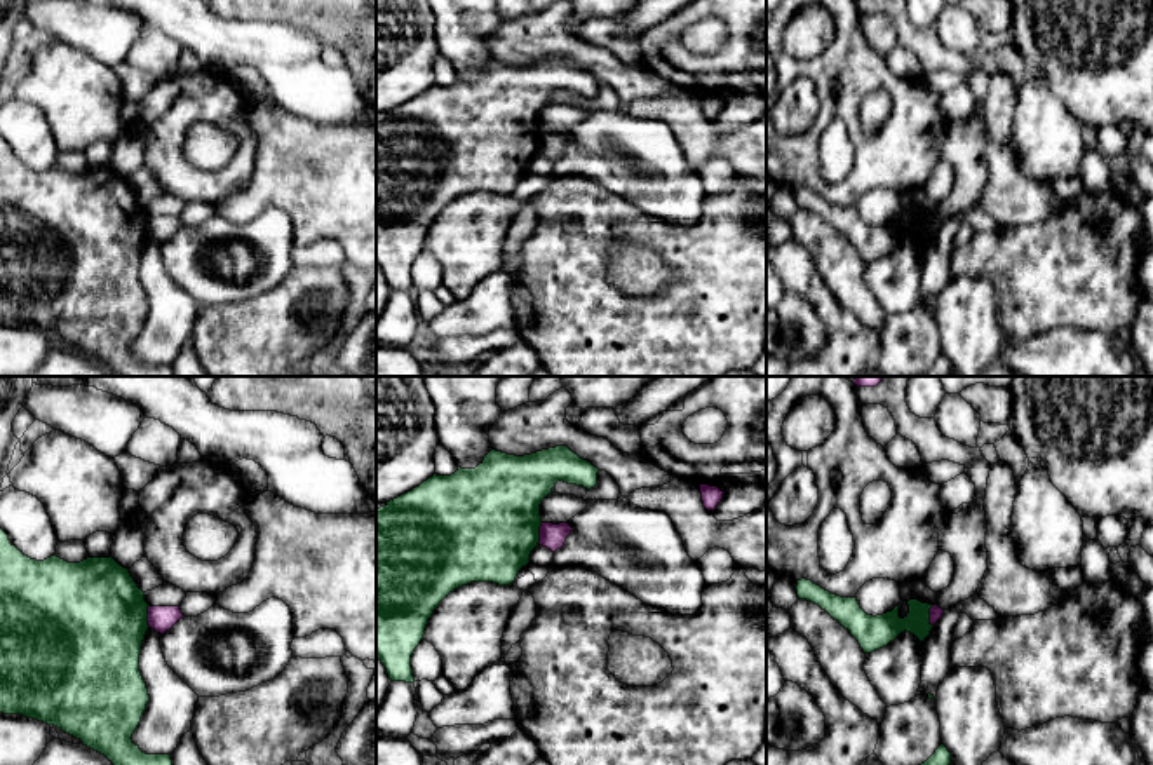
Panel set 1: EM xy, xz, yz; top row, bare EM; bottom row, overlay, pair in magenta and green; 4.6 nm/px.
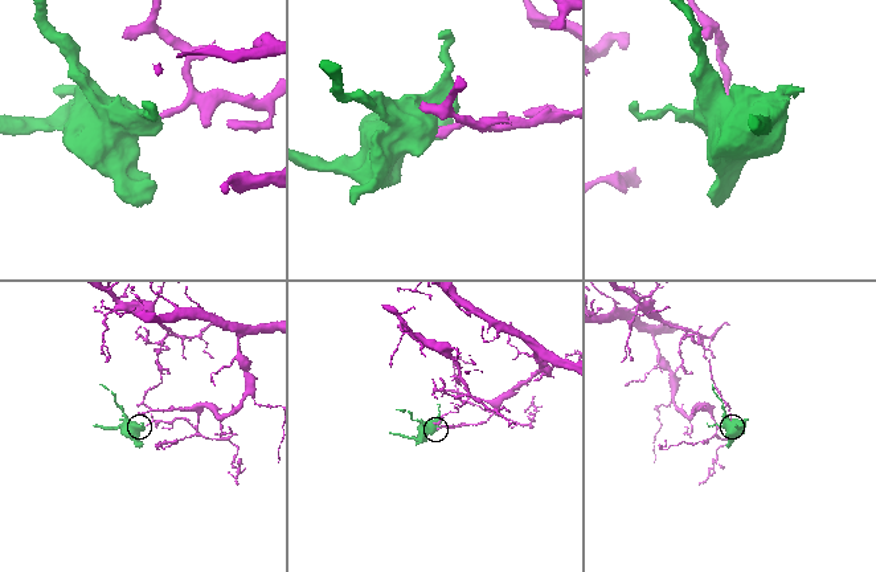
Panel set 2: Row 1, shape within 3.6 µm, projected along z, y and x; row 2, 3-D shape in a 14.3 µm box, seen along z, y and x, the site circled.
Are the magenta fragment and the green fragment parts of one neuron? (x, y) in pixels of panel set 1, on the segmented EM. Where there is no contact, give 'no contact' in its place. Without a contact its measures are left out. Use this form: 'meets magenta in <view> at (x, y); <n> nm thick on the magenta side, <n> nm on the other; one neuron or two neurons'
meets magenta in xy at (148, 616); 120 nm thick on the magenta side, 500 nm on the other; two neurons

